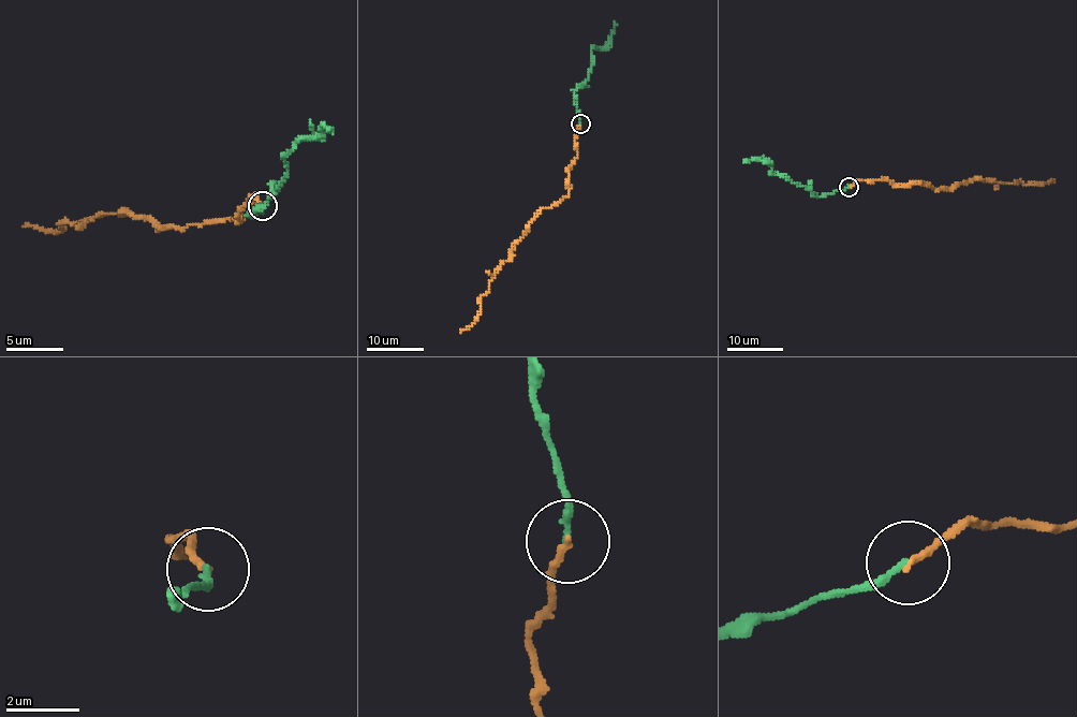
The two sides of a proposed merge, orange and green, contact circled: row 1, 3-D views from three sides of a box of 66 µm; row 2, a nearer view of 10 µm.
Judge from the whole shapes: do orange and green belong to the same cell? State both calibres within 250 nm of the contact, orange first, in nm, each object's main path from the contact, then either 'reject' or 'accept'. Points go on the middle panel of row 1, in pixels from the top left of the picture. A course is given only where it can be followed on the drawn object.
calibres 190 and 190 nm; course orange (580, 123), (576, 134), (576, 157), (567, 174), (567, 194), (540, 210), (478, 300), (480, 313), (459, 332); course green (580, 123), (575, 90), (588, 78), (593, 61), (592, 49), (606, 47), (615, 23); accept

